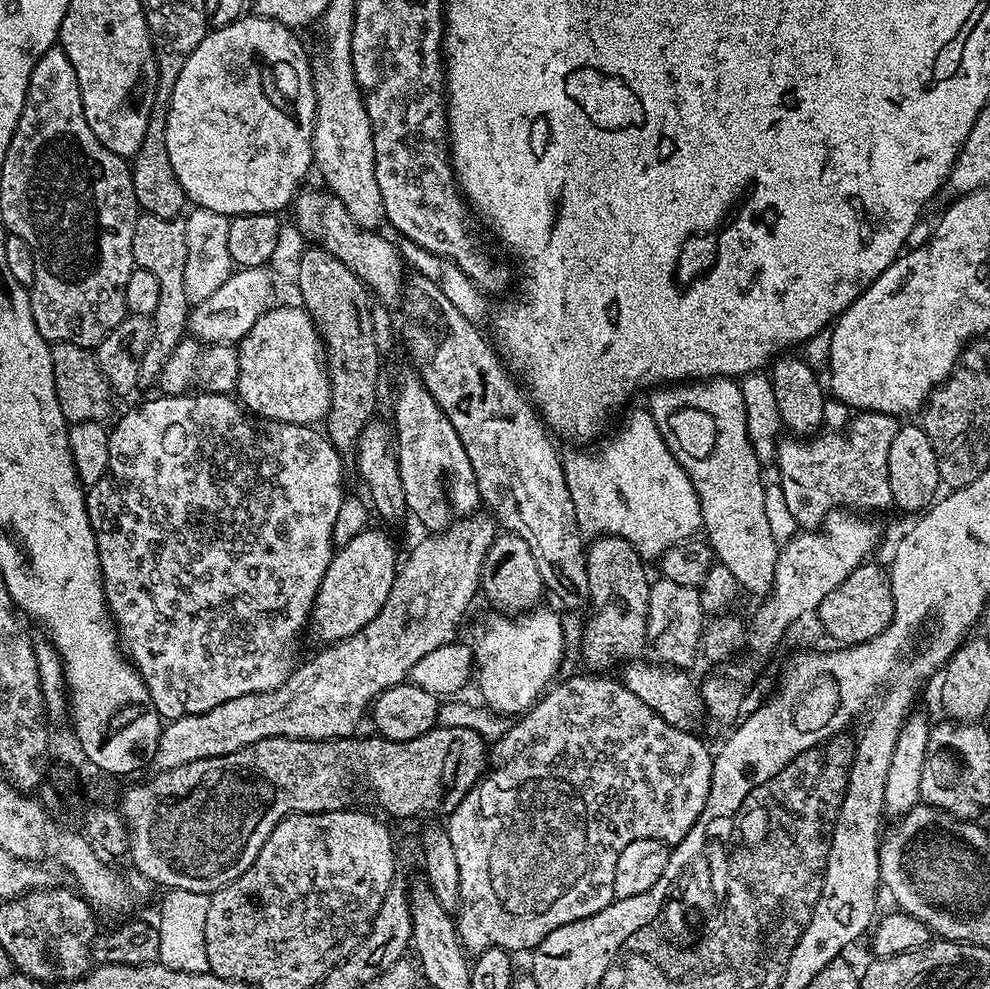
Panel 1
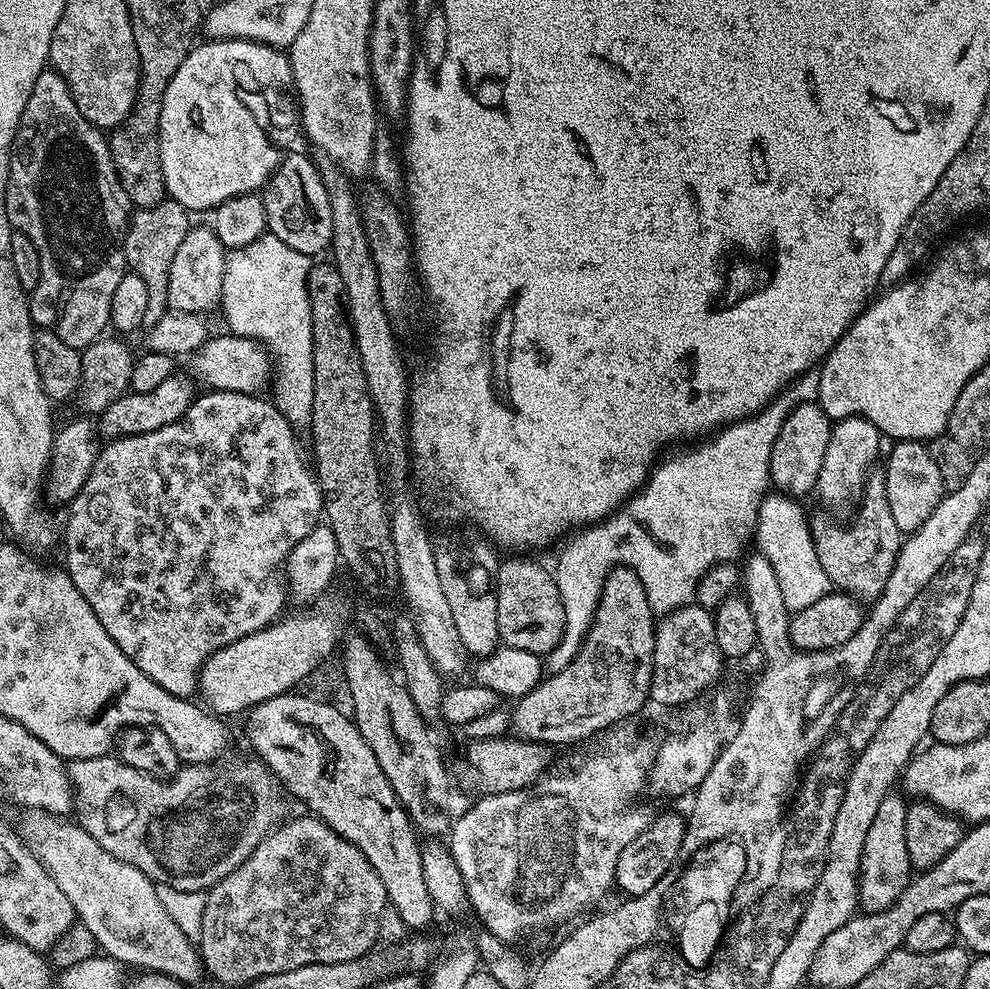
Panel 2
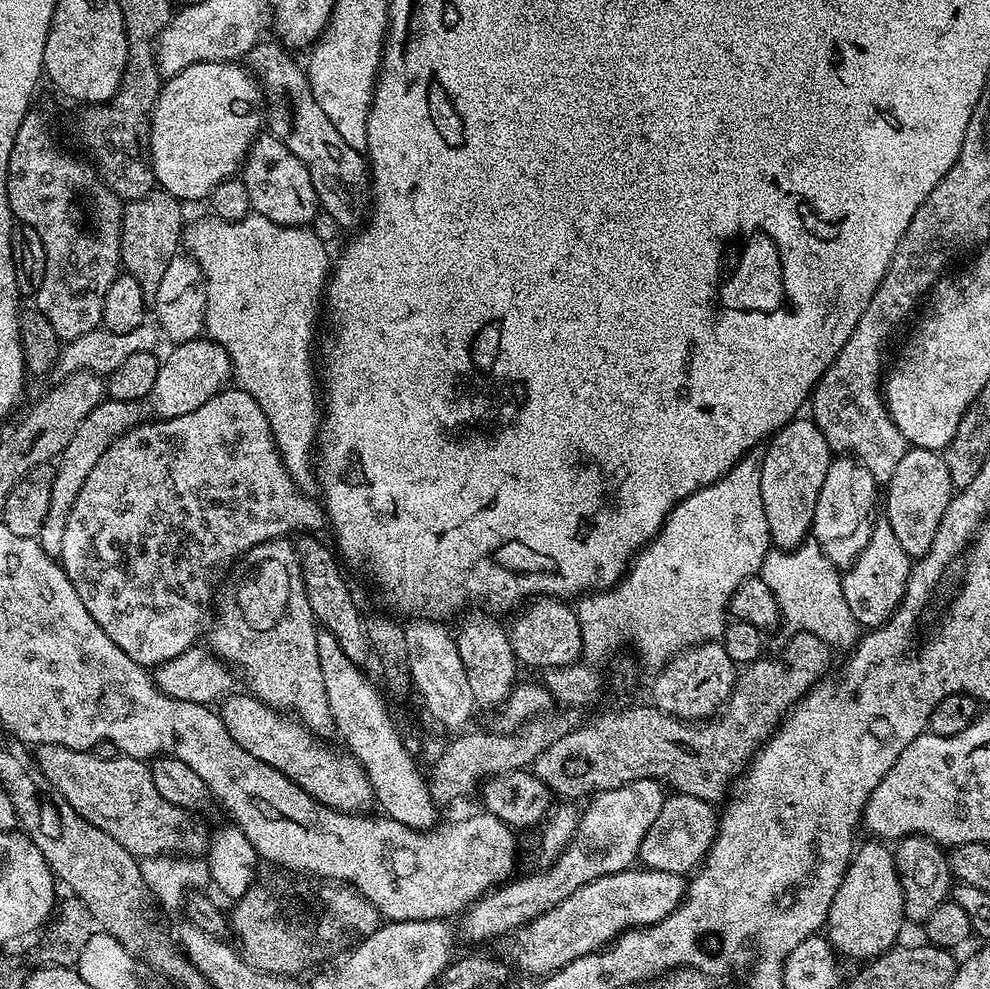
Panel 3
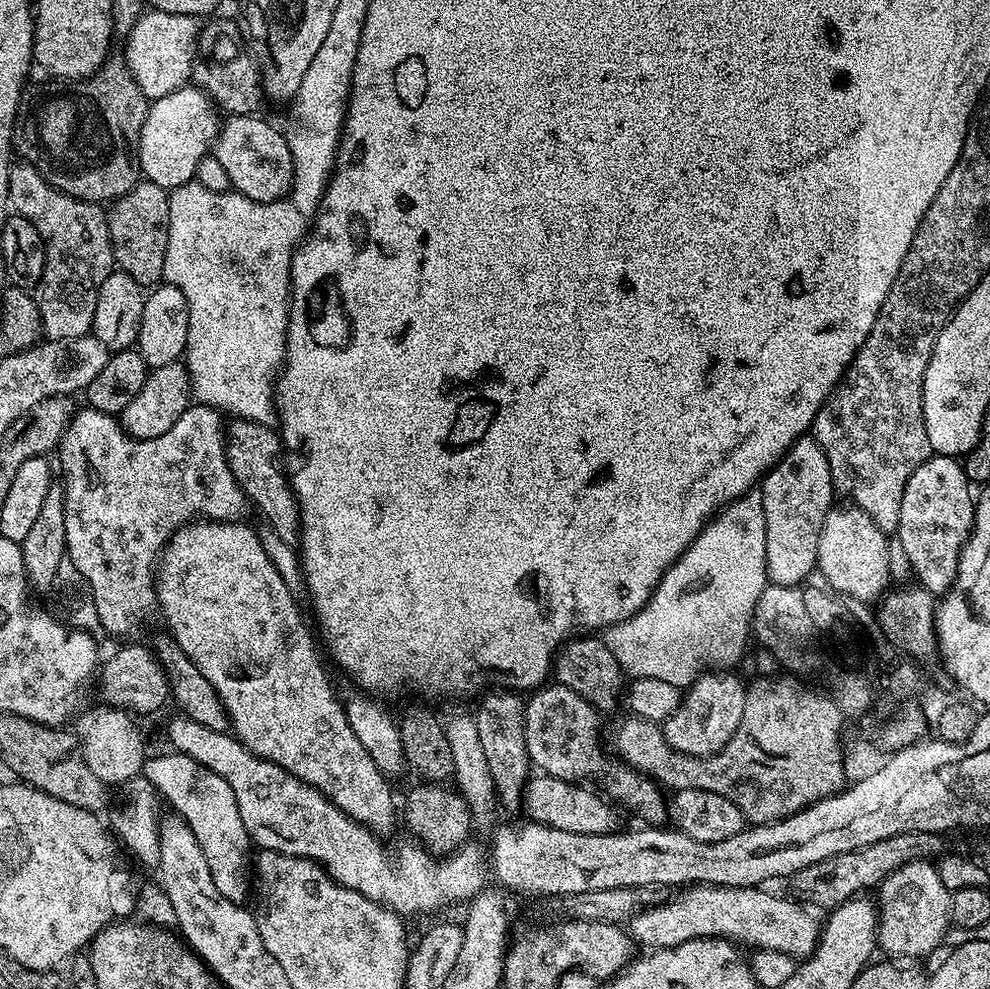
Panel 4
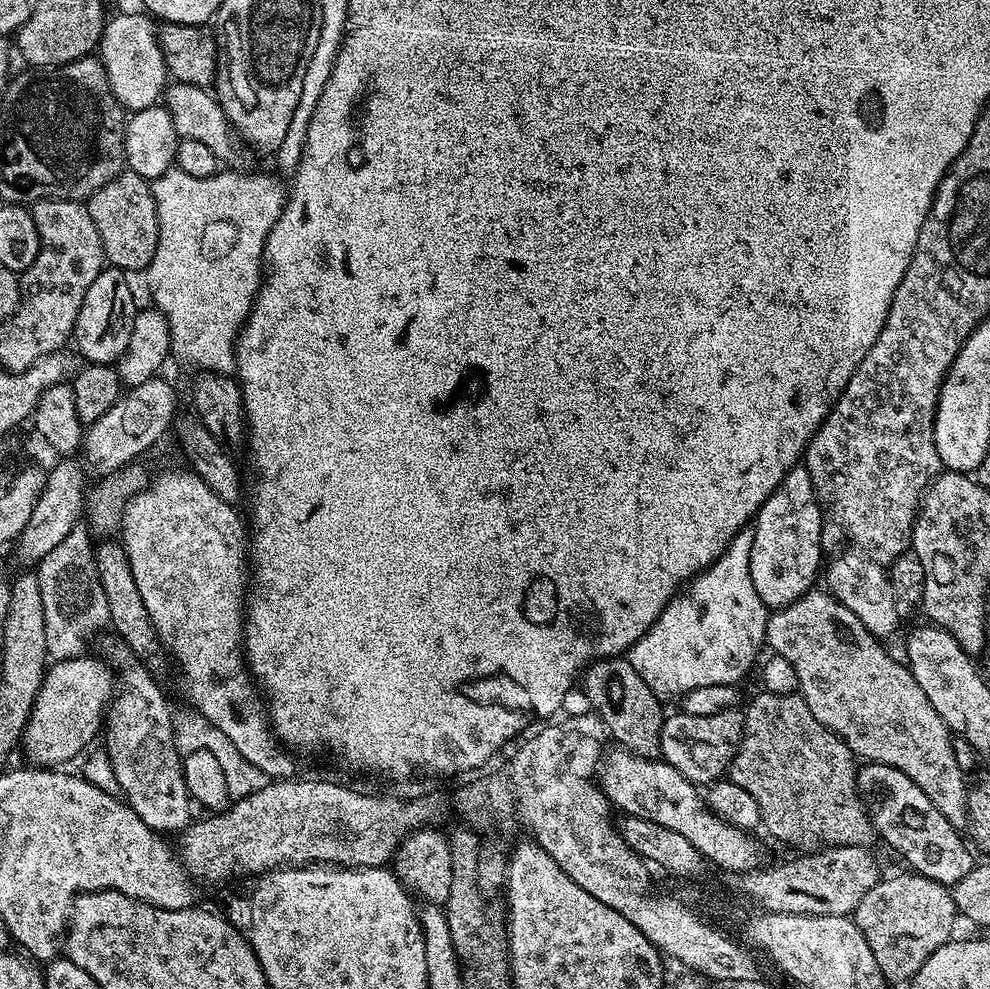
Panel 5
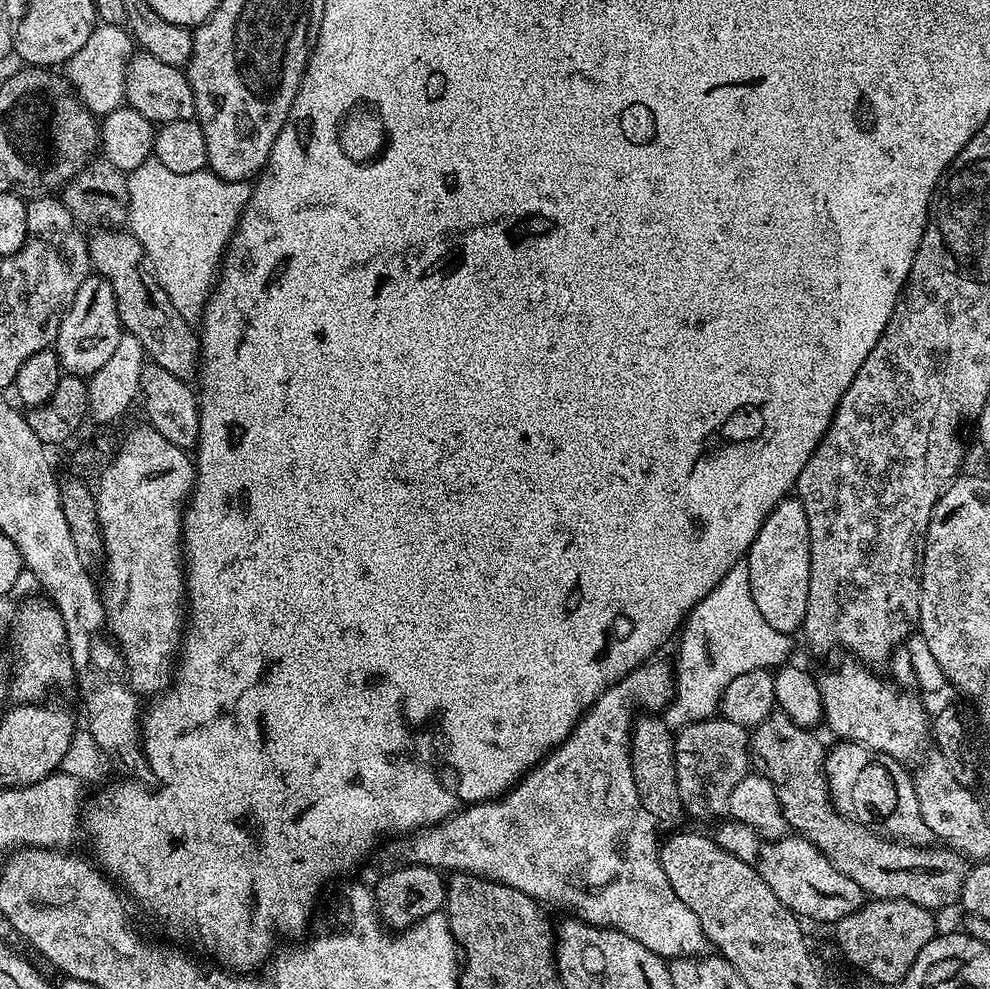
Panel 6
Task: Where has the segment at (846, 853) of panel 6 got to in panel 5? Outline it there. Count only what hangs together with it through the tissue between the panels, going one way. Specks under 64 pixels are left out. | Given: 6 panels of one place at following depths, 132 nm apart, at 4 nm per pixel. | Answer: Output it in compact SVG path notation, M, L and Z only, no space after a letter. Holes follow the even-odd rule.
M758 692L744 712L744 736L726 776L754 794L763 831L789 840L796 850L867 845L872 828L858 795L858 760L850 746L814 718L803 696Z

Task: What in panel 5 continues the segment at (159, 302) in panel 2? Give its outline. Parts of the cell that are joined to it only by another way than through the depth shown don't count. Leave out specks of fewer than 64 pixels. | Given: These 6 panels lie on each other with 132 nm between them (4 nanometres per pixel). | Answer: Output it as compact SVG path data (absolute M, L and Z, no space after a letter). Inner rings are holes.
M131 170L119 172L88 197L86 207L90 218L94 218L94 226L98 226L105 261L125 274L143 273L154 258L158 244L158 210L154 206L151 183Z

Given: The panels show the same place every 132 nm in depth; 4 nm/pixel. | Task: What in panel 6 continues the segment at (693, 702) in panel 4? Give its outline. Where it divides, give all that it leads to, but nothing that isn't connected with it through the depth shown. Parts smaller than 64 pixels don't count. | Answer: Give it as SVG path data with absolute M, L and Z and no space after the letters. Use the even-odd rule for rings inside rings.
M723 718L699 720L687 724L675 733L676 773L678 774L678 794L689 817L700 812L700 800L720 800L727 802L734 794L734 786L749 775L750 732Z

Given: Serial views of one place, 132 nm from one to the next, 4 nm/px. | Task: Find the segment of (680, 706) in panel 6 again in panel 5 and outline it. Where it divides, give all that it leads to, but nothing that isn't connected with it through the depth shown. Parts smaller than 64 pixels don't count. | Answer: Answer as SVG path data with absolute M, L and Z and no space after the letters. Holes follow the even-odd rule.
M743 528L718 560L695 577L686 590L672 597L654 626L650 626L646 635L638 638L636 645L631 648L630 659L634 670L642 674L642 682L646 682L646 686L650 686L656 696L680 698L690 690L698 690L698 686L736 686L752 667L757 667L756 659L759 658L760 651L765 651L766 648L766 626L770 610L758 596L750 576L750 550L753 542L752 528Z

